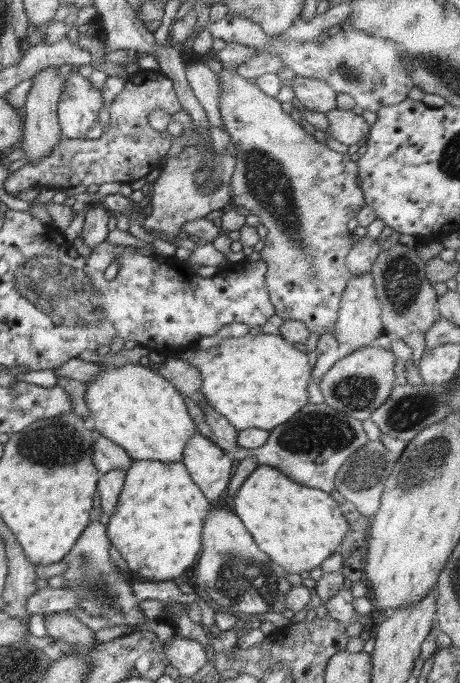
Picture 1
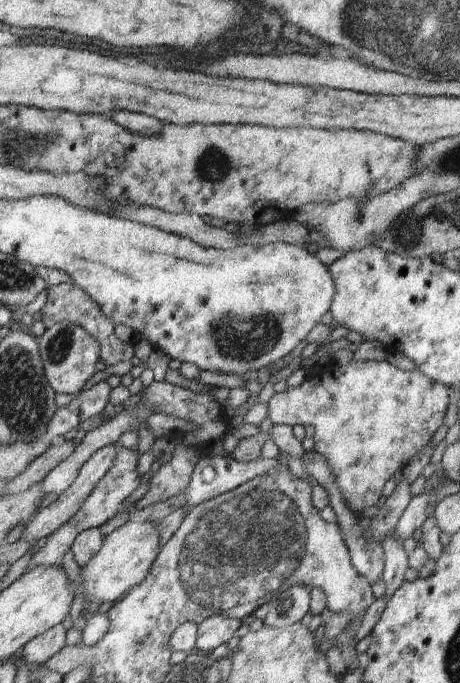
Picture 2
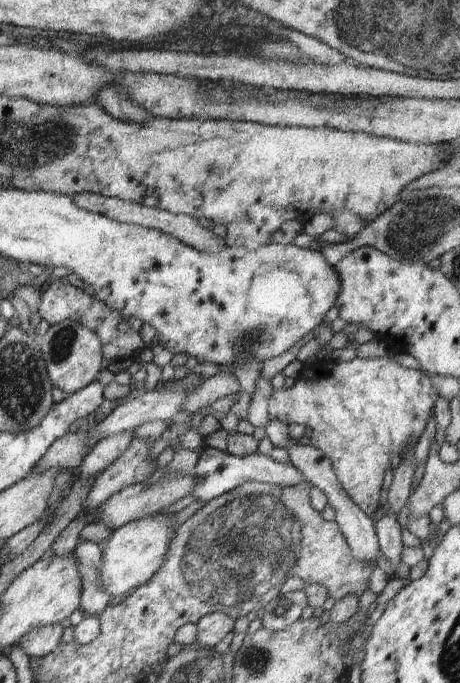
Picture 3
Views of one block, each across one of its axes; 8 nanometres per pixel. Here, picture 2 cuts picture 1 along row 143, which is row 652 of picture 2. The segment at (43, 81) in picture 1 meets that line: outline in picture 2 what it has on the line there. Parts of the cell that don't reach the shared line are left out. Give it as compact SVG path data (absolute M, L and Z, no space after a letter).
M60 623L46 630L44 634L34 636L30 642L24 644L20 656L24 657L28 664L44 664L66 645L67 626L68 623Z

